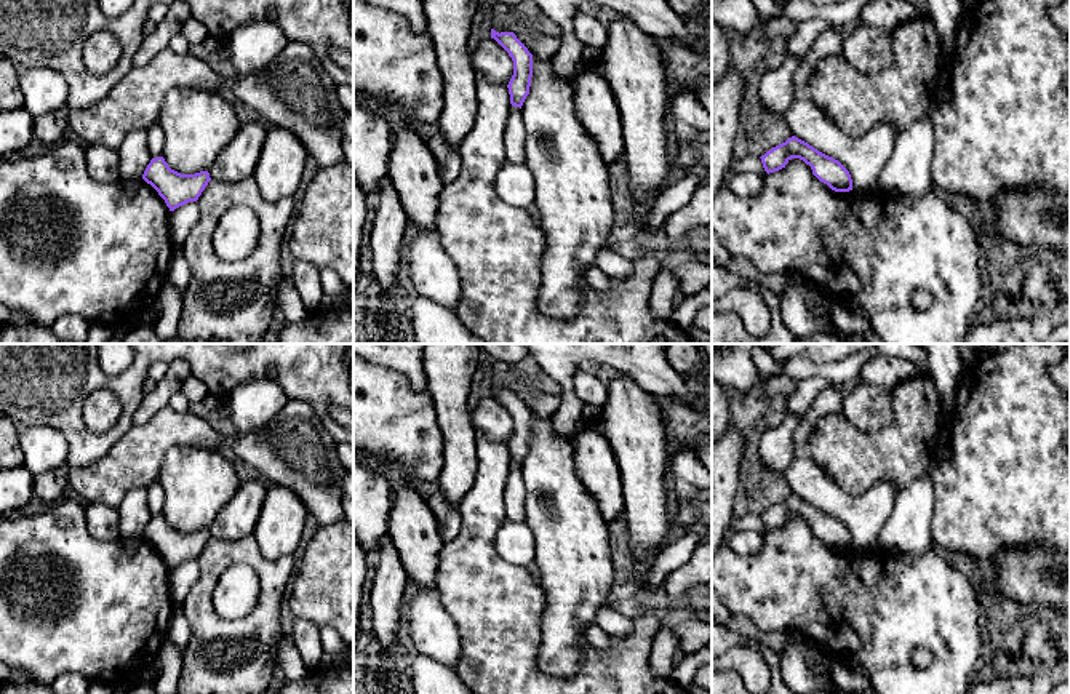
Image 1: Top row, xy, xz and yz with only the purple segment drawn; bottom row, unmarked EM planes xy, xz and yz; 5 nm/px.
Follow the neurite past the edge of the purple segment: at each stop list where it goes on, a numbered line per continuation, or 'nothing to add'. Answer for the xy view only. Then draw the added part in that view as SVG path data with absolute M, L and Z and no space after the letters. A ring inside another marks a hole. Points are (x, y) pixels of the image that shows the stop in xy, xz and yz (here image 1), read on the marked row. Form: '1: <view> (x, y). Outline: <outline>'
nothing to add

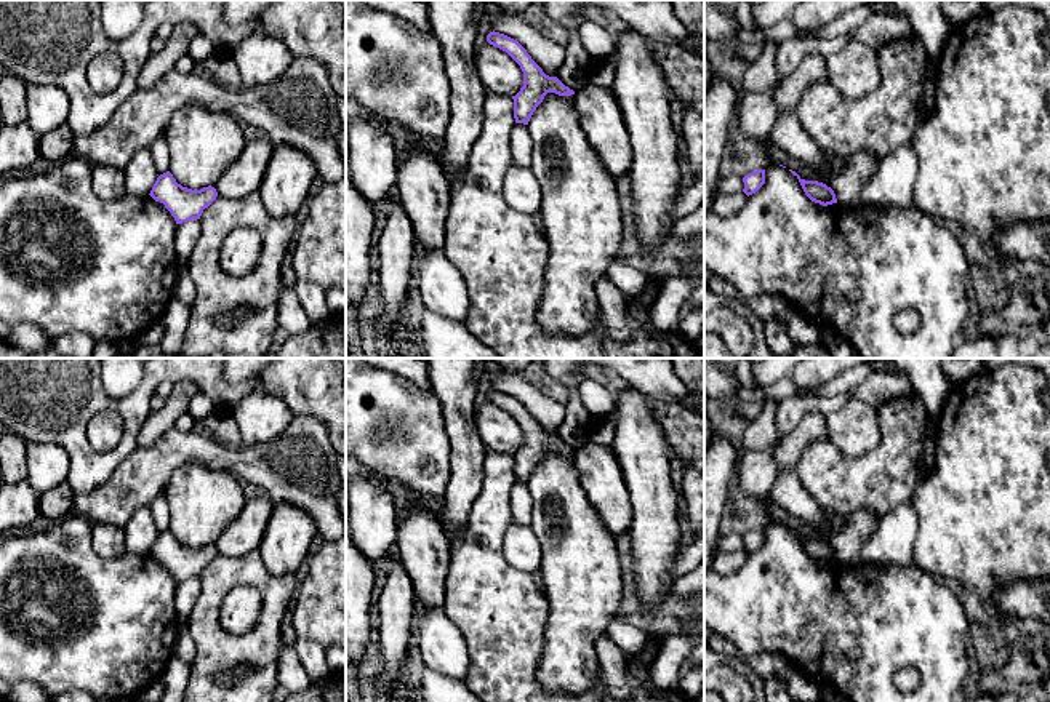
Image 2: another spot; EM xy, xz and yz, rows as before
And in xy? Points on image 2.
nothing to add

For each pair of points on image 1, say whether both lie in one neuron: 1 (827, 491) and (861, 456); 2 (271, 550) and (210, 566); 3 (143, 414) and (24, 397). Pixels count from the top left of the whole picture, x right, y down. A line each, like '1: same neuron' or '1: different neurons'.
1: different neurons
2: different neurons
3: different neurons

